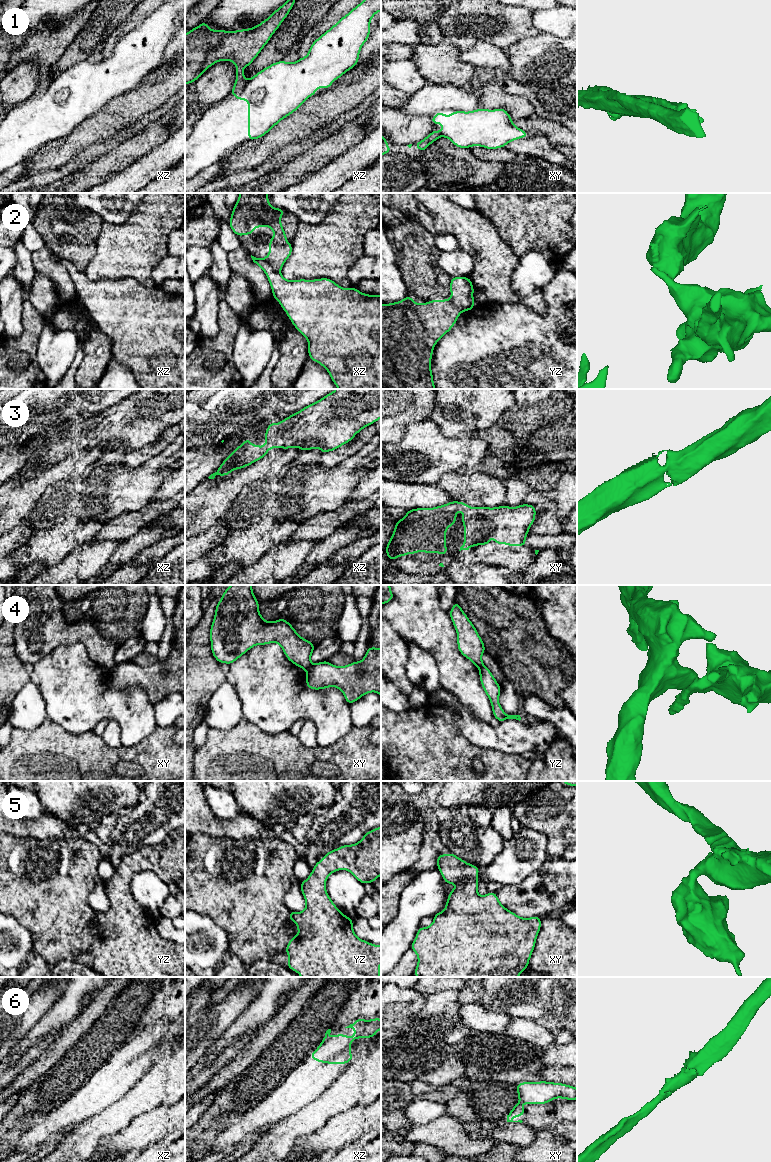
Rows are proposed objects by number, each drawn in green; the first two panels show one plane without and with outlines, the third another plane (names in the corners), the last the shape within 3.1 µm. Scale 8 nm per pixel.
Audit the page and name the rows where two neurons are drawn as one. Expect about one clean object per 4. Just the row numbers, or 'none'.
1, 2, 4, 6

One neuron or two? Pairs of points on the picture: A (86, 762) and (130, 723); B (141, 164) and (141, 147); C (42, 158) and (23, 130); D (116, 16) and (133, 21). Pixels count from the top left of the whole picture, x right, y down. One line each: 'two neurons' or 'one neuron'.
A: two neurons
B: two neurons
C: two neurons
D: two neurons

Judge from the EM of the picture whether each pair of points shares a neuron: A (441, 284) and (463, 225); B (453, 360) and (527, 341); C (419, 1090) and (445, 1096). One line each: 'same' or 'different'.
A: different
B: same
C: same

